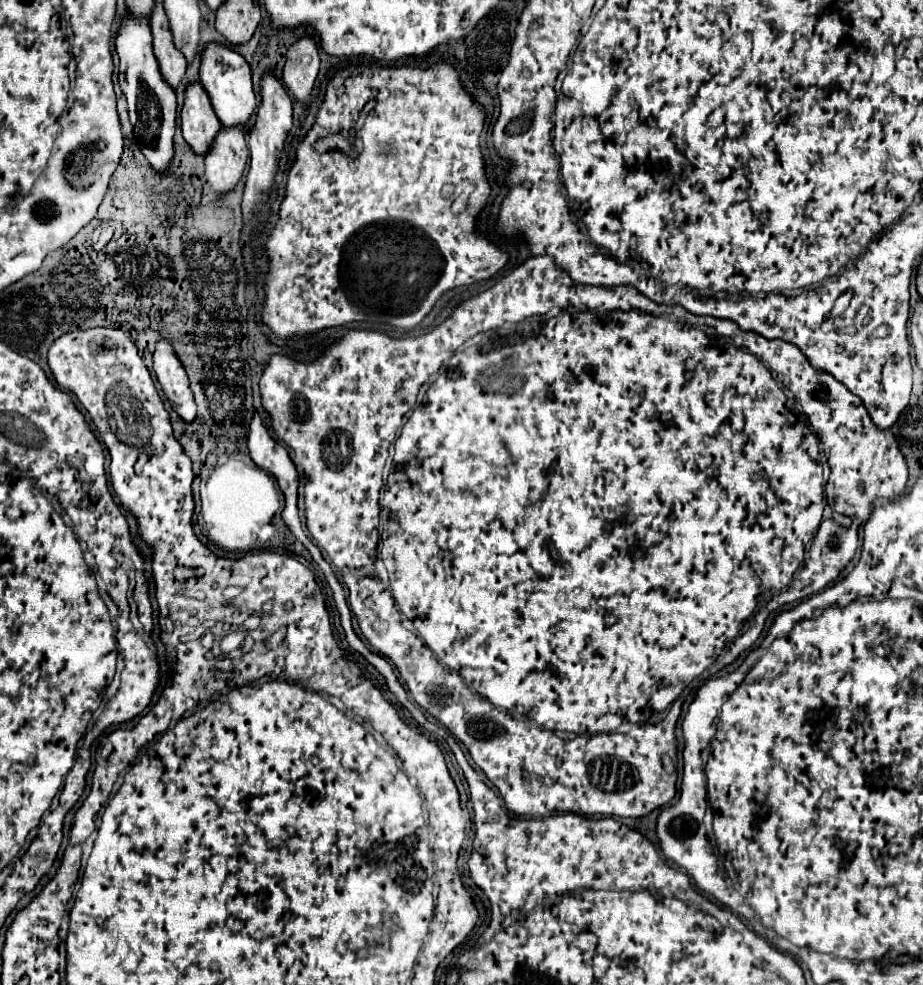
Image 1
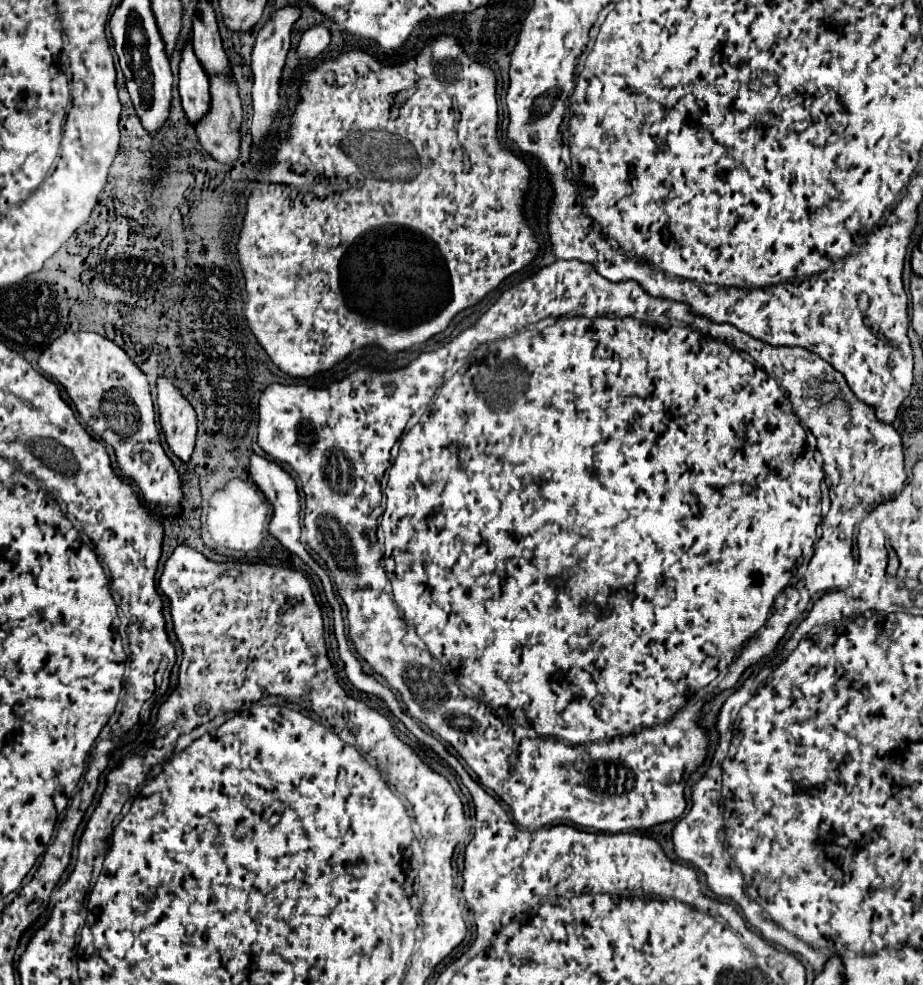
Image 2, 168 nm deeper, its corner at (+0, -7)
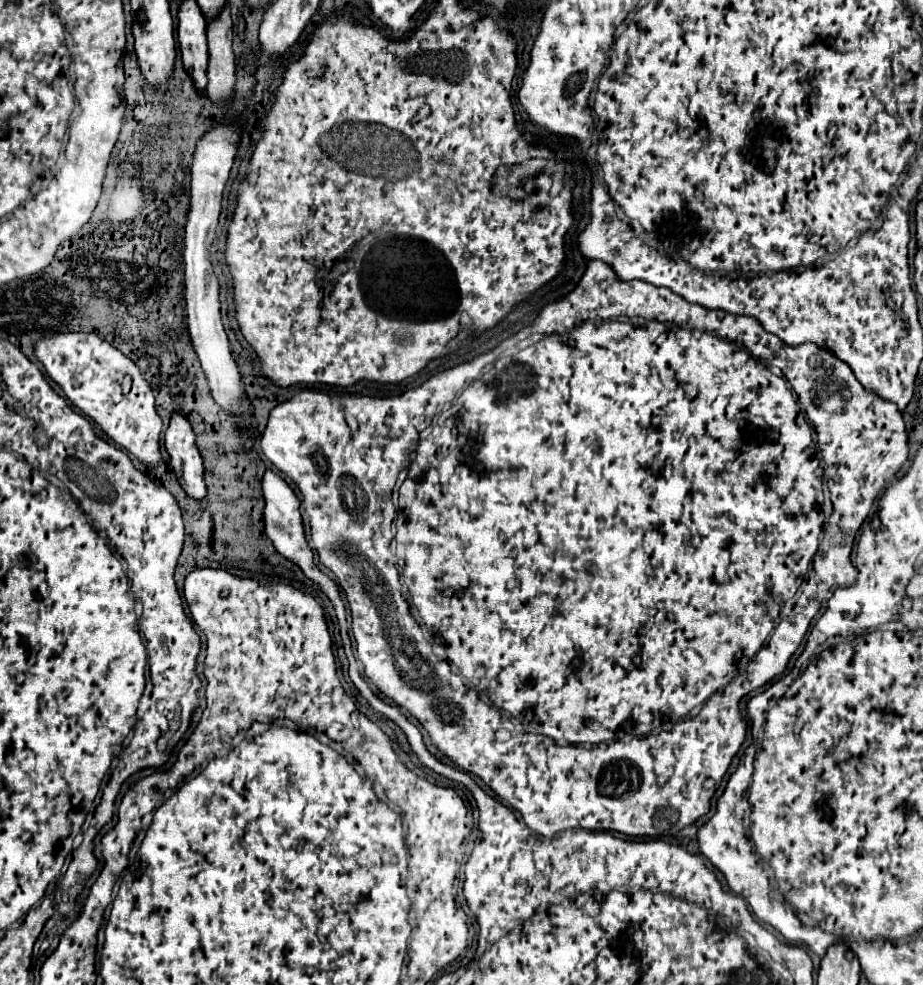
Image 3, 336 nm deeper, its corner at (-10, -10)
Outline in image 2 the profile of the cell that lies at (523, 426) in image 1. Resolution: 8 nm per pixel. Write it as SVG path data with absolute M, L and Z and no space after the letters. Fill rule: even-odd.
M558 260L558 262L554 262L554 264L552 264L552 266L546 266L546 268L542 268L542 270L540 270L540 272L538 272L538 274L534 274L534 276L530 276L530 278L528 278L528 280L524 280L524 282L520 282L520 284L516 284L516 286L514 286L514 288L510 288L510 290L506 290L506 292L504 292L504 294L502 294L502 296L500 296L500 298L498 298L498 300L496 300L496 304L494 304L494 306L492 306L492 308L490 308L490 310L488 310L488 312L486 312L486 314L484 314L484 316L482 316L482 318L480 318L480 320L478 320L478 322L476 322L476 324L474 324L474 326L472 326L472 328L470 328L470 330L464 330L464 334L462 334L462 336L458 336L458 338L456 338L456 340L452 340L452 342L450 342L450 344L446 344L446 346L442 346L442 347L439 347L439 348L438 348L438 349L436 349L436 350L433 350L433 351L431 351L431 352L428 352L428 354L420 354L420 356L418 356L418 358L416 358L416 360L414 360L414 362L412 362L412 364L410 364L410 366L406 366L406 368L402 368L402 370L394 370L394 372L378 372L378 370L368 370L368 368L360 368L360 370L358 370L358 372L354 372L354 374L350 374L350 376L348 376L348 378L346 378L346 380L342 380L342 382L333 382L333 381L331 381L331 382L330 382L330 383L329 383L329 385L328 385L328 386L327 386L327 388L326 388L326 390L319 390L319 389L318 389L318 388L317 388L317 389L315 389L315 390L312 390L312 388L308 388L308 386L304 386L304 384L292 384L292 386L282 386L282 384L272 384L272 386L268 386L268 388L266 388L266 390L264 390L264 392L262 392L262 396L260 396L260 406L258 406L258 412L260 412L260 420L258 420L258 444L260 444L260 448L262 448L262 450L264 450L264 452L266 452L266 454L268 454L268 456L270 456L270 458L272 458L272 460L276 460L276 462L284 462L284 464L288 464L288 466L290 466L290 468L291 468L291 469L292 469L292 476L293 476L293 478L294 478L294 479L295 479L295 481L296 481L296 484L297 484L297 488L302 488L302 490L303 490L303 492L304 492L304 496L305 496L305 510L304 510L304 518L303 518L303 523L302 523L302 529L301 529L301 538L300 538L300 540L301 540L301 542L302 542L302 543L303 543L303 544L304 544L304 545L305 545L305 546L307 546L307 547L308 547L308 548L309 548L309 546L310 546L310 548L312 548L312 550L314 550L314 552L316 552L316 554L318 554L318 556L320 556L320 558L322 558L322 560L324 560L324 562L326 562L326 566L328 566L328 570L330 570L330 574L332 574L332 580L334 580L334 584L336 584L336 588L338 588L338 594L340 594L340 596L342 596L342 600L344 600L344 604L346 604L346 618L348 618L348 638L350 638L350 642L352 642L352 646L354 646L354 650L356 650L356 652L358 652L358 654L360 654L360 656L362 656L362 658L364 658L364 660L366 660L366 662L368 662L368 664L370 664L370 668L372 668L372 670L374 670L374 672L376 672L376 674L380 674L380 676L382 676L382 678L386 678L386 682L388 682L388 684L390 684L390 688L394 688L394 690L396 690L396 692L398 692L398 694L400 694L400 698L402 698L402 702L404 702L404 704L406 704L406 710L408 710L408 714L410 714L410 716L412 716L412 718L416 718L416 720L420 720L420 722L422 722L422 724L426 724L426 726L428 726L428 728L430 728L430 730L432 730L432 732L434 732L434 734L436 734L436 736L440 736L440 738L442 738L442 740L446 740L446 742L448 742L448 744L450 744L450 746L452 746L452 748L454 748L454 750L456 750L456 752L458 752L458 754L460 754L460 756L462 756L462 760L464 760L464 762L466 762L466 764L468 764L468 766L470 766L470 768L472 768L472 770L474 770L474 772L476 772L476 776L478 776L478 780L480 780L480 784L482 784L482 786L484 786L484 788L490 788L490 790L494 790L494 792L496 792L496 794L498 794L498 796L500 796L500 798L502 798L502 802L506 802L506 804L508 804L508 806L510 806L510 810L512 810L512 814L514 814L514 820L516 820L516 822L518 822L518 825L519 825L519 826L522 826L522 827L524 827L524 828L542 828L542 826L548 826L548 824L552 824L552 822L558 822L558 820L568 820L568 822L574 822L574 824L578 824L578 826L579 826L579 827L582 827L582 828L592 828L592 829L594 829L594 830L600 830L600 832L626 832L626 830L646 830L646 828L652 828L652 826L656 826L656 824L662 824L662 822L670 822L670 820L676 820L676 818L680 818L680 816L682 816L682 814L684 814L684 810L686 810L686 798L684 798L684 786L686 786L686 782L684 782L684 776L686 776L686 774L692 774L692 772L696 772L696 770L698 770L698 768L700 768L700 766L702 766L702 764L704 764L704 760L706 760L706 754L708 754L708 744L710 744L710 738L708 738L708 732L706 732L706 728L702 728L702 726L700 726L700 720L702 720L702 718L704 718L704 714L702 714L702 706L704 706L704 703L705 703L705 701L699 701L699 702L697 702L697 703L695 703L695 704L688 704L688 705L686 705L686 702L688 702L688 698L690 698L690 696L692 696L692 694L696 694L696 692L698 692L698 690L702 690L702 688L704 688L704 686L708 686L708 684L710 684L710 682L712 682L712 680L716 680L716 678L718 678L718 674L720 674L720 672L722 672L722 670L726 670L726 668L728 668L728 666L730 666L730 664L732 664L732 668L728 668L728 672L726 672L726 676L724 676L724 678L722 678L722 690L726 690L726 688L732 688L732 686L734 686L734 684L736 684L736 682L738 682L738 680L740 680L740 676L742 676L742 674L744 674L744 670L746 670L746 668L750 668L750 666L754 666L754 664L758 664L758 662L760 662L760 660L762 660L762 658L764 658L764 656L770 656L770 654L774 654L774 650L776 650L776 646L778 646L778 642L780 642L780 640L781 640L781 639L782 639L782 638L783 638L783 636L784 636L784 634L785 634L785 633L786 633L786 628L788 628L788 624L790 624L790 622L794 622L794 620L796 620L796 618L800 618L800 616L802 616L802 614L804 614L804 612L808 612L808 610L810 610L810 608L808 608L808 606L810 606L810 604L814 604L814 600L816 600L816 598L818 598L818 596L820 596L820 594L824 594L824 592L826 592L826 590L836 590L836 588L846 588L846 586L848 586L848 584L850 584L850 580L852 580L852 576L854 576L854 556L852 556L852 532L854 532L854 526L856 526L856 522L858 522L858 520L862 520L862 516L864 516L864 514L866 514L866 512L868 512L868 510L872 510L872 508L874 508L874 504L878 504L878 502L882 502L882 500L884 500L884 498L888 498L888 496L892 496L892 494L896 494L896 492L900 492L900 488L902 488L902 486L904 486L904 482L906 482L906 472L904 472L904 456L902 456L902 438L900 438L900 434L898 434L898 432L896 432L896 430L894 430L894 428L892 428L892 426L890 426L890 424L884 424L884 422L880 422L880 420L878 420L878 418L876 418L876 416L874 416L874 408L872 408L872 406L866 406L866 404L864 404L864 402L862 402L862 400L858 400L858 398L856 398L856 396L854 396L854 392L852 392L852 390L850 390L850 388L848 388L848 384L846 384L846 380L844 380L844 376L840 376L840 372L838 372L838 370L834 370L834 368L832 368L832 366L830 366L830 364L826 364L826 362L824 362L824 360L822 360L822 358L820 358L820 356L818 356L818 354L814 354L814 352L810 352L810 350L806 350L806 348L800 348L800 346L778 346L778 348L776 348L776 346L770 346L770 344L764 344L764 342L760 342L760 340L756 340L756 338L752 338L752 336L750 336L750 334L746 334L746 332L740 332L740 330L738 330L738 328L734 328L734 326L732 326L732 324L716 324L716 322L712 322L712 320L708 320L708 318L704 318L704 316L696 316L696 314L694 314L694 312L692 312L692 310L690 310L690 306L688 306L688 304L686 304L686 302L676 302L676 300L666 300L666 298L654 298L654 296L650 296L650 294L646 294L646 292L644 292L644 288L642 288L642 286L640 286L640 284L638 284L638 282L636 282L636 280L624 280L624 282L618 282L618 284L616 284L616 282L608 282L608 280L606 280L606 278L602 278L602 276L600 276L600 274L596 274L596 270L594 270L594 268L592 268L592 266L590 266L590 264L584 264L584 262L580 262L580 260L572 260L572 262L562 262L562 260ZM586 316L588 316L588 318L586 318ZM608 316L616 316L616 318L608 318ZM544 318L560 318L560 320L550 320L550 324L548 324L548 326L544 326L544 328L532 328L532 326L530 326L530 324L536 324L536 322L540 322L540 320L544 320ZM674 322L678 322L678 324L674 324ZM680 324L682 324L682 326L688 326L688 328L680 328ZM526 326L530 326L530 328L528 328L528 330L524 330L524 332L520 332L520 330L522 330L522 328L526 328ZM694 328L696 328L696 330L698 330L698 332L696 332L696 330L694 330ZM510 334L516 334L516 336L510 336ZM504 336L508 336L508 338L504 338ZM498 338L504 338L504 340L498 340ZM495 340L496 340L496 341L495 341ZM484 343L488 343L488 344L490 344L490 346L480 346L480 345L481 345L481 344L484 344ZM479 346L480 346L480 348L478 348L478 347L479 347ZM477 348L478 348L478 352L474 352L474 354L472 354L472 356L470 356L470 358L468 358L468 357L469 357L469 355L470 355L470 354L471 354L471 353L472 353L472 352L473 352L473 351L474 351L474 350L476 350L476 349L477 349ZM461 359L466 359L466 362L464 362L464 366L462 366L462 368L460 368L460 370L458 370L458 372L456 372L456 374L454 374L454 376L452 376L452 378L450 378L450 380L448 380L448 382L446 382L446 384L444 384L444 386L442 386L442 388L440 388L440 384L442 384L442 382L444 382L444 374L446 374L446 372L448 372L448 370L450 370L450 368L452 368L452 366L454 366L454 362L456 362L456 360L461 360ZM810 374L812 374L812 376L810 376ZM812 378L814 378L814 380L812 380ZM778 382L780 382L780 384L782 384L782 388L784 388L784 390L786 390L786 392L788 392L788 396L790 396L790 400L788 400L788 398L786 398L786 394L784 394L784 392L782 392L782 388L780 388L780 384L778 384ZM438 388L440 388L440 392L438 392L438 396L436 396L436 406L434 406L434 400L432 400L432 396L434 396L434 394L436 394L436 390L438 390ZM342 396L344 396L344 398L342 398ZM430 400L432 400L432 404L428 404L428 402L430 402ZM790 402L792 402L792 404L790 404ZM424 404L428 404L428 410L426 410L426 414L422 414L422 418L420 418L420 422L418 422L418 424L416 424L416 426L414 426L414 428L412 428L412 430L410 430L410 432L408 432L408 434L406 434L406 436L404 436L404 438L402 438L402 442L400 442L400 454L398 454L398 458L396 458L396 462L394 462L394 466L392 466L392 468L390 468L390 452L392 452L392 446L394 446L394 444L396 444L396 442L398 442L398 440L400 440L400 436L402 436L402 432L404 432L404 428L406 428L406 422L408 422L408 420L410 420L410 416L412 416L412 414L414 414L414 412L416 412L416 410L418 410L418 408L420 408L420 406L424 406ZM792 406L794 406L794 408L792 408ZM794 412L796 412L796 414L794 414ZM798 418L800 418L800 420L798 420ZM800 422L804 422L804 426L806 426L806 428L808 428L808 430L810 430L810 432L812 432L812 434L814 434L814 436L816 436L816 440L818 440L818 442L816 442L816 450L818 450L818 452L820 452L820 454L822 454L822 460L824 460L824 464L822 464L822 468L820 468L820 464L816 464L816 460L814 460L814 456L812 456L812 452L810 452L810 450L808 450L808 440L806 440L806 432L804 432L804 428L802 428L802 424L800 424ZM854 442L856 442L856 448L852 448L852 444L854 444ZM388 468L390 468L390 476L388 476L388 484L386 484L386 490L384 490L384 494L386 494L386 510L382 510L382 490L380 490L380 480L382 480L382 476L384 476L384 472L386 472L386 470L388 470ZM822 470L824 470L824 474L826 474L826 476L824 476L824 482L826 482L826 484L828 484L828 492L830 492L830 500L832 500L832 506L830 506L830 512L828 512L828 516L826 516L826 518L824 518L824 520L822 520L822 530L824 530L824 532L822 532L822 538L820 538L820 540L818 540L818 544L816 544L816 550L814 550L814 556L812 556L812 558L810 558L810 564L808 564L808 572L806 572L806 574L804 574L804 584L802 584L802 586L800 586L800 588L794 588L794 586L790 586L790 588L786 588L786 586L788 586L788 582L790 582L790 578L792 578L792 570L794 570L794 566L796 566L796 562L800 562L800 560L804 560L804 556L808 556L808 554L810 554L810 552L812 552L812 544L814 544L814 538L816 538L816 526L818 526L818 522L820 522L820 482L822 482ZM868 472L870 472L870 474L872 474L872 476L868 476ZM872 484L874 484L874 486L872 486ZM860 494L866 494L866 496L860 496ZM382 512L384 512L384 514L382 514ZM380 516L382 516L382 522L380 522L380 526L382 526L382 530L384 530L384 536L386 536L386 540L384 540L384 568L382 568L382 550L380 550L380 546L378 546L378 538L376 538L376 530L378 530L378 520L380 520ZM408 522L410 522L410 524L408 524ZM408 526L410 526L410 552L408 552ZM406 558L410 558L410 560L406 560ZM384 570L386 570L386 572L388 572L388 576L386 576L386 572L384 572ZM388 578L390 578L390 584L392 584L392 592L394 592L394 595L390 595L390 594L388 594L388 592L386 592L386 584L388 584ZM418 582L420 582L420 588L418 588ZM784 588L786 588L786 590L784 590ZM602 590L604 590L604 592L608 592L608 600L606 600L606 604L604 604L604 608L602 608L602 610L598 610L598 612L596 612L596 600L598 600L598 596L600 596L600 592L602 592ZM782 590L784 590L784 592L782 592ZM780 592L782 592L782 594L780 594ZM778 594L780 594L780 596L778 596ZM344 596L346 596L346 598L344 598ZM776 596L778 596L778 598L776 598ZM774 598L776 598L776 606L774 606L774 610L772 610L772 614L770 614L770 618L768 618L768 612L770 612L770 608L772 608L772 604L774 604ZM602 616L606 616L606 622L608 622L608 626L602 626L602 628L600 628L600 630L596 630L596 624L598 624L598 620L600 620L600 618L602 618ZM766 618L768 618L768 622L766 622ZM406 622L408 622L408 624L410 624L410 626L412 626L412 634L416 634L416 636L418 636L418 638L422 638L422 640L424 640L424 644L426 644L426 646L428 646L428 650L430 650L430 652L432 652L432 654L430 654L430 652L428 652L428 650L420 650L420 648L418 648L418 646L414 646L414 644L404 644L404 636L406 636L406 634L408 634L408 624L406 624ZM764 622L766 622L766 626L764 626ZM762 626L764 626L764 628L766 628L766 630L764 630L764 634L762 634L762 638L760 638L760 634L758 634L758 636L754 636L754 634L756 634L756 632L758 632L758 630L760 630L760 628L762 628ZM752 636L754 636L754 637L752 637ZM748 638L751 638L751 639L750 639L750 642L748 642L748 644L746 644L746 646L744 646L744 642L746 642L746 640L748 640ZM742 646L744 646L744 648L742 648ZM740 650L742 650L742 652L740 652ZM460 652L464 652L464 654L460 654ZM738 654L740 654L740 656L738 656ZM736 656L738 656L738 657L737 657L737 658L736 658ZM734 658L736 658L736 662L732 662L732 660L734 660ZM458 682L460 682L460 684L462 684L462 686L460 686L460 684L458 684ZM418 686L422 686L422 688L418 688ZM464 686L466 686L466 688L468 688L468 690L466 690L466 688L464 688ZM470 692L472 692L472 694L476 694L476 696L478 696L478 698L480 698L480 700L484 700L484 702L486 702L486 704L488 704L488 706L486 706L486 704L484 704L484 702L480 702L480 700L478 700L478 698L474 698L474 696L472 696L472 694L470 694ZM682 706L685 706L685 707L684 707L684 708L683 708L683 709L682 709L682 710L680 710L680 708L682 708ZM678 710L680 710L680 711L679 711L679 712L678 712ZM676 712L678 712L678 713L676 713ZM496 714L498 714L498 716L500 716L500 718L502 718L502 720L500 720L500 718L498 718L498 716L496 716ZM674 714L676 714L676 715L675 715L675 716L674 716ZM672 716L674 716L674 718L672 718ZM670 718L672 718L672 720L670 720ZM504 720L508 720L508 724L510 724L510 726L512 726L512 728L514 728L514 730L512 730L512 728L510 728L510 726L508 726L508 724L506 724L506 722L504 722ZM518 720L522 720L522 722L528 722L528 724L526 724L526 726L524 726L524 724L518 724ZM662 720L668 720L668 722L666 722L666 724L656 724L656 722L662 722ZM652 724L654 724L654 726L652 726ZM646 726L652 726L652 728L646 728ZM638 728L640 728L640 730L638 730ZM514 734L516 734L516 738L522 738L522 740L520 740L520 742L516 742L516 738L514 738ZM536 734L540 734L540 736L538 736L538 738L524 738L524 736L536 736ZM550 736L552 736L552 738L550 738ZM614 737L616 737L616 740L608 740L608 742L605 742L605 739L612 739L612 738L614 738Z

